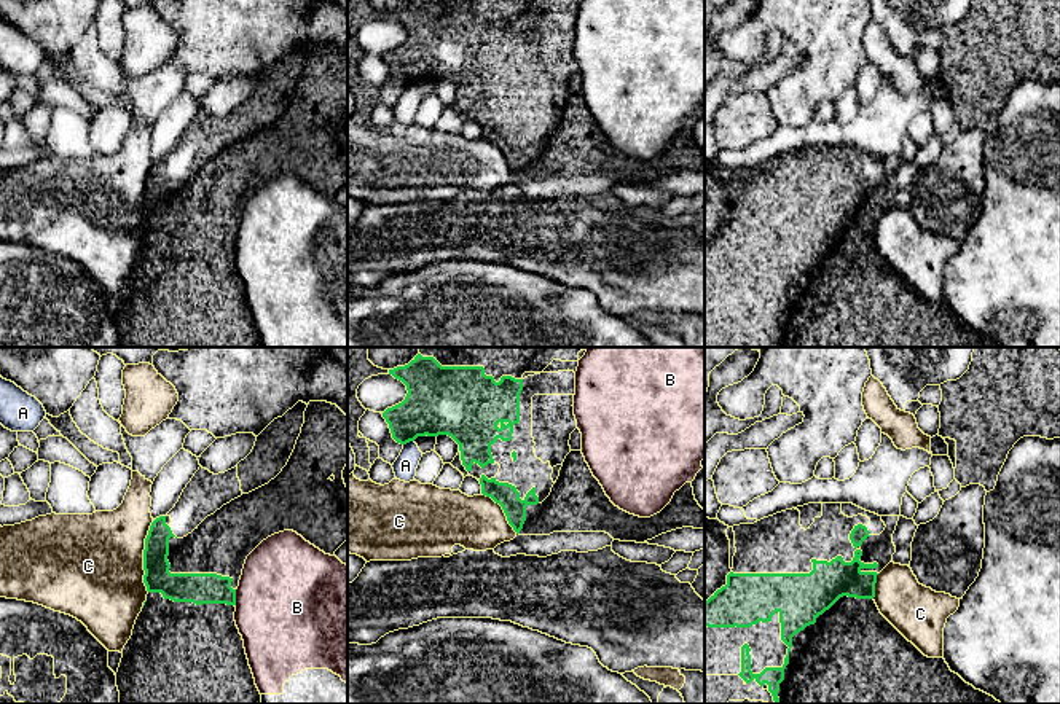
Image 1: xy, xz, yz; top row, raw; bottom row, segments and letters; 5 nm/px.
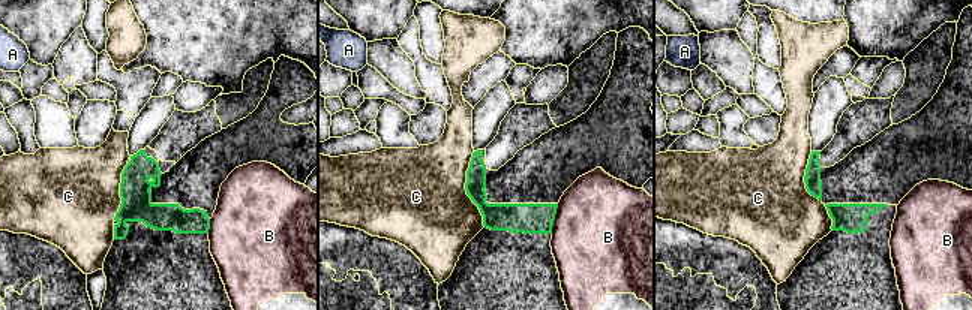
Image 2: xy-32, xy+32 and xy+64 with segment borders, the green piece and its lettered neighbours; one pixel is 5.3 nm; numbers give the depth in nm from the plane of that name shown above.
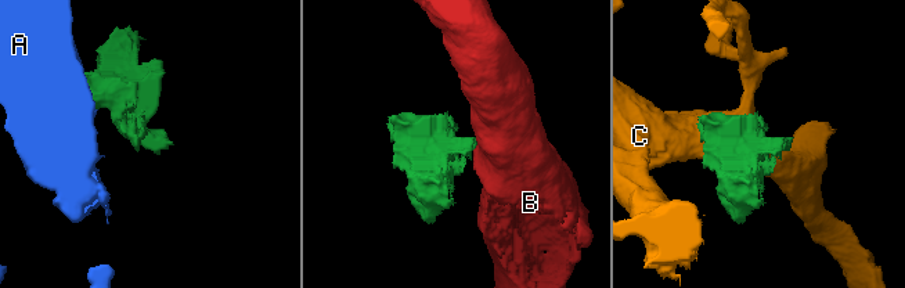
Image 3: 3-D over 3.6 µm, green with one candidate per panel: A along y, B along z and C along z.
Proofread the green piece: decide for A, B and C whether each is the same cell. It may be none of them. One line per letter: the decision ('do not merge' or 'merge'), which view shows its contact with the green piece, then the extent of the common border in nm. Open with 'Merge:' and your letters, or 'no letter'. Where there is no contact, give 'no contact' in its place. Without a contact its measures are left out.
Merge: no letter
A: do not merge; contact in xz; length 60 nm
B: do not merge; contact in xy; length 90 nm
C: do not merge; contact in xy; length 360 nm

